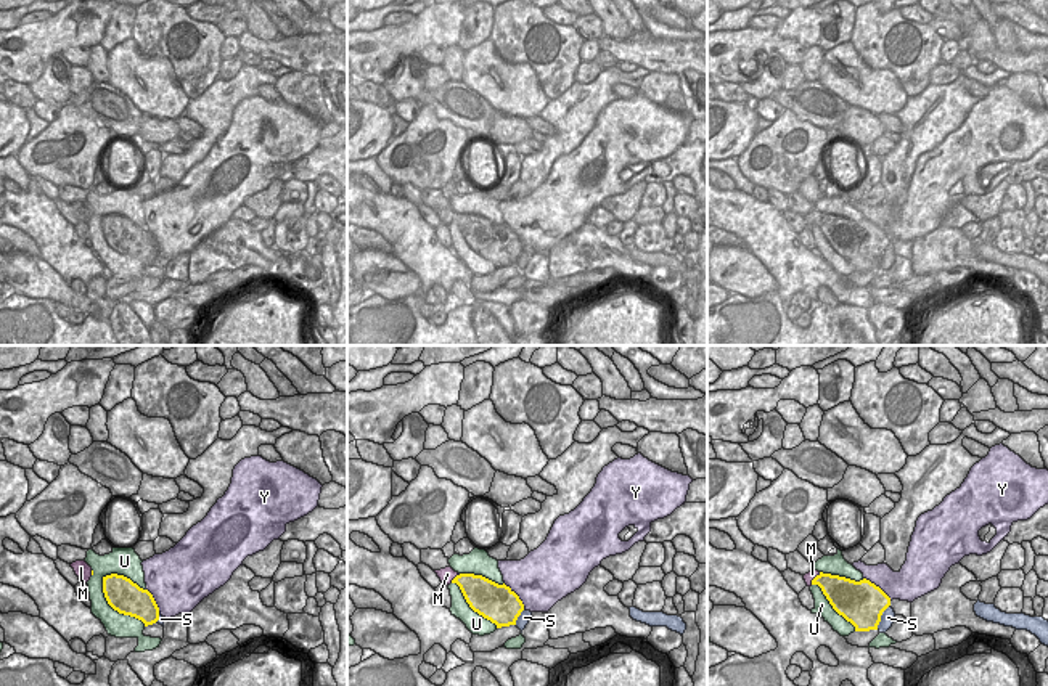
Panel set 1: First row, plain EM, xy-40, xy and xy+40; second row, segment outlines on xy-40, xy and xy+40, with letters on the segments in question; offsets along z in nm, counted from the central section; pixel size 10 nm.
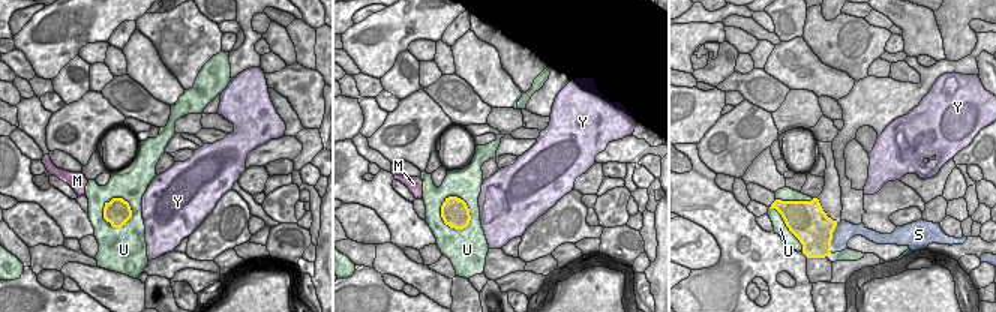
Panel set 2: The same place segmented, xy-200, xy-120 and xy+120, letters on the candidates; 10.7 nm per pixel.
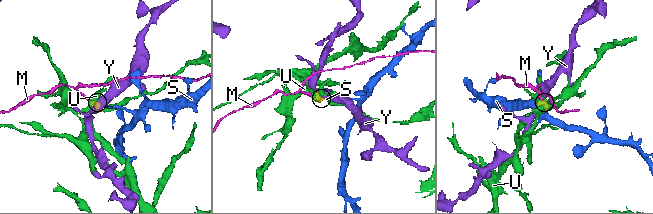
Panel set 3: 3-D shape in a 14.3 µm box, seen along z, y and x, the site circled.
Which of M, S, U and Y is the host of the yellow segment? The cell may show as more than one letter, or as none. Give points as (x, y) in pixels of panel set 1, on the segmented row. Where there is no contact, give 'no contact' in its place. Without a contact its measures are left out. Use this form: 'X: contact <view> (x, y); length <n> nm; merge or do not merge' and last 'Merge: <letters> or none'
M: contact xy (455, 577); length 140 nm; merge
S: contact xy+40 (880, 617); length 280 nm; do not merge
U: contact xy-40 (113, 608); length 650 nm; do not merge
Y: contact xy+40 (878, 587); length 360 nm; do not merge
Merge: M

